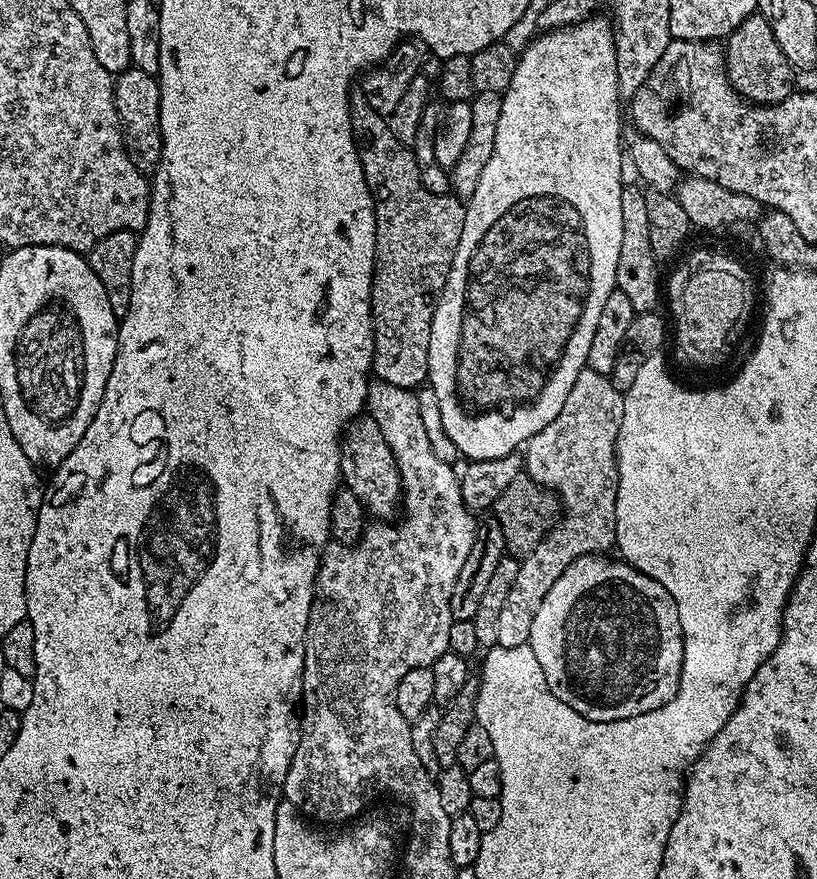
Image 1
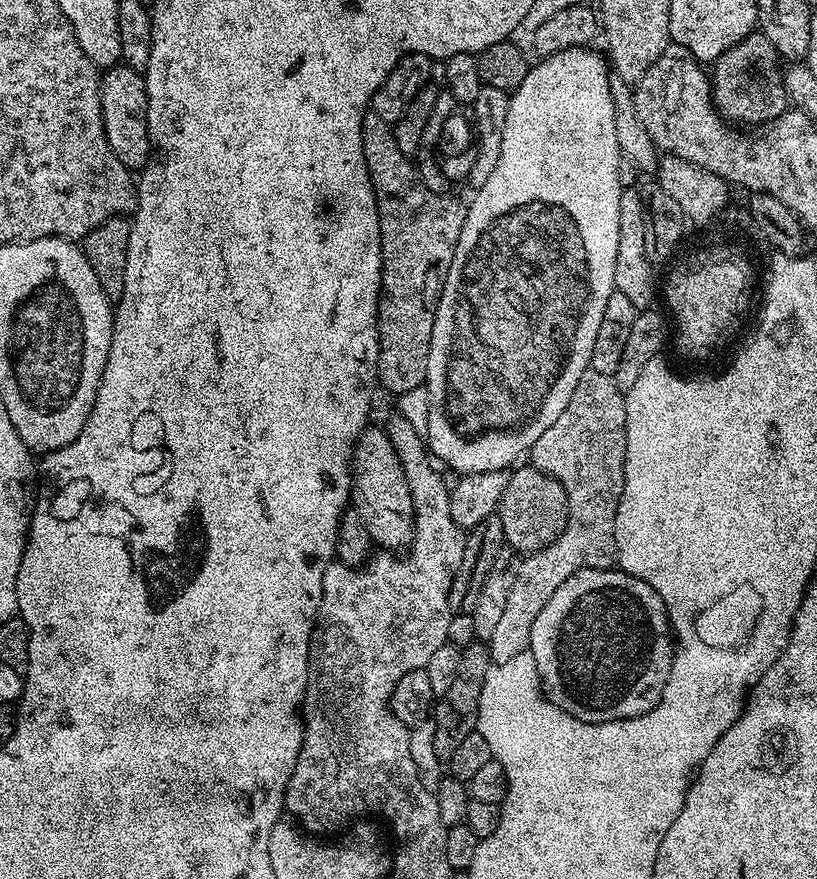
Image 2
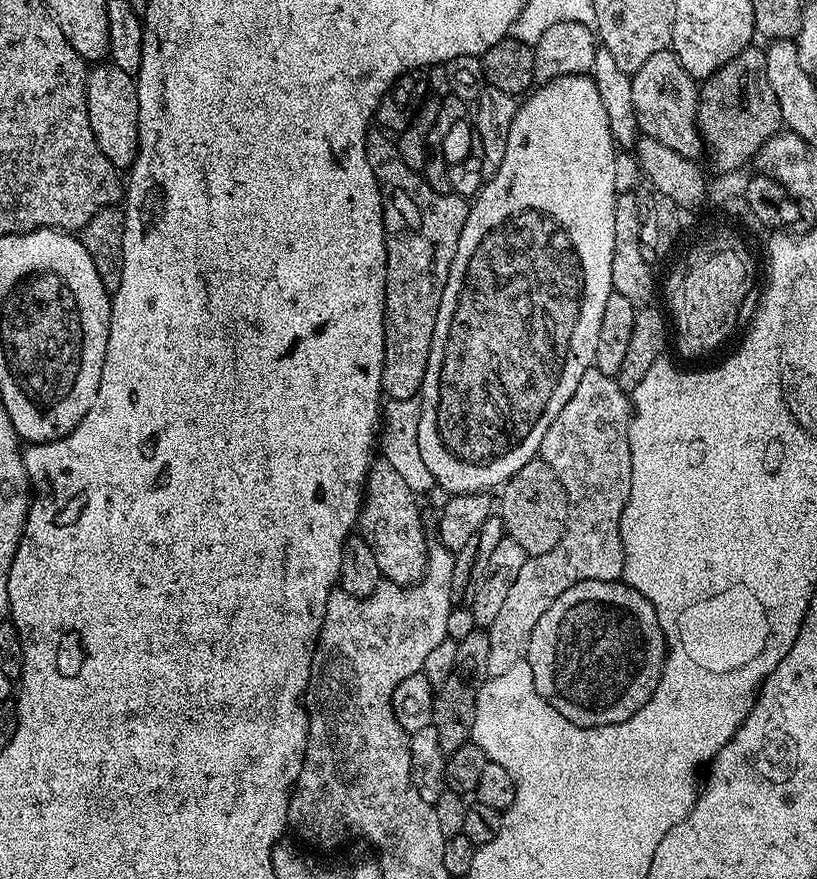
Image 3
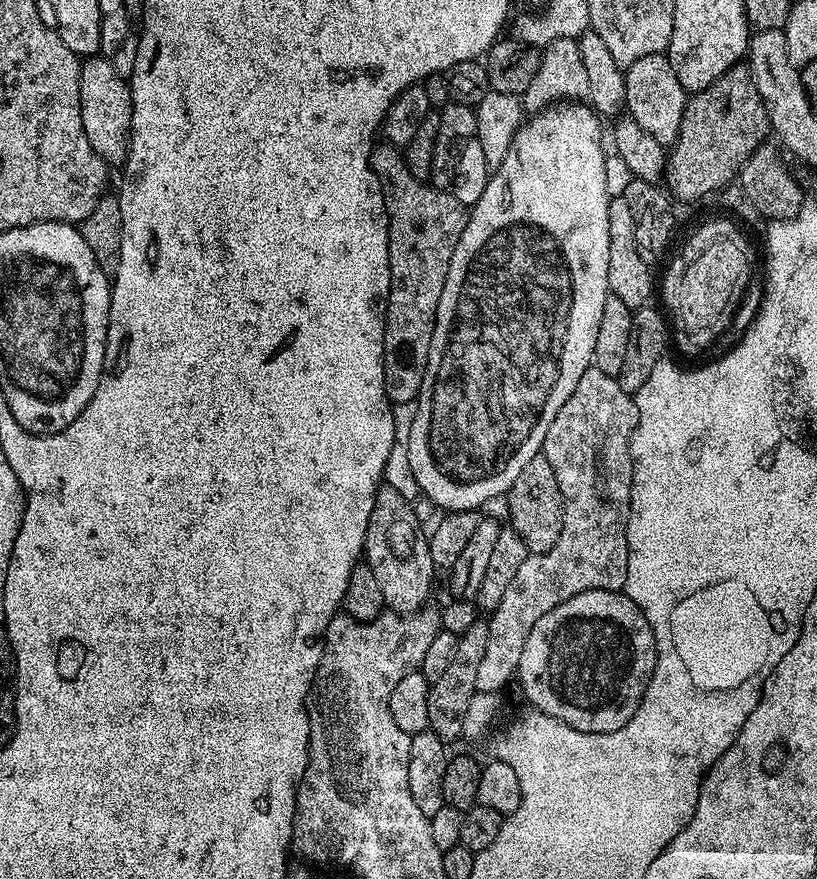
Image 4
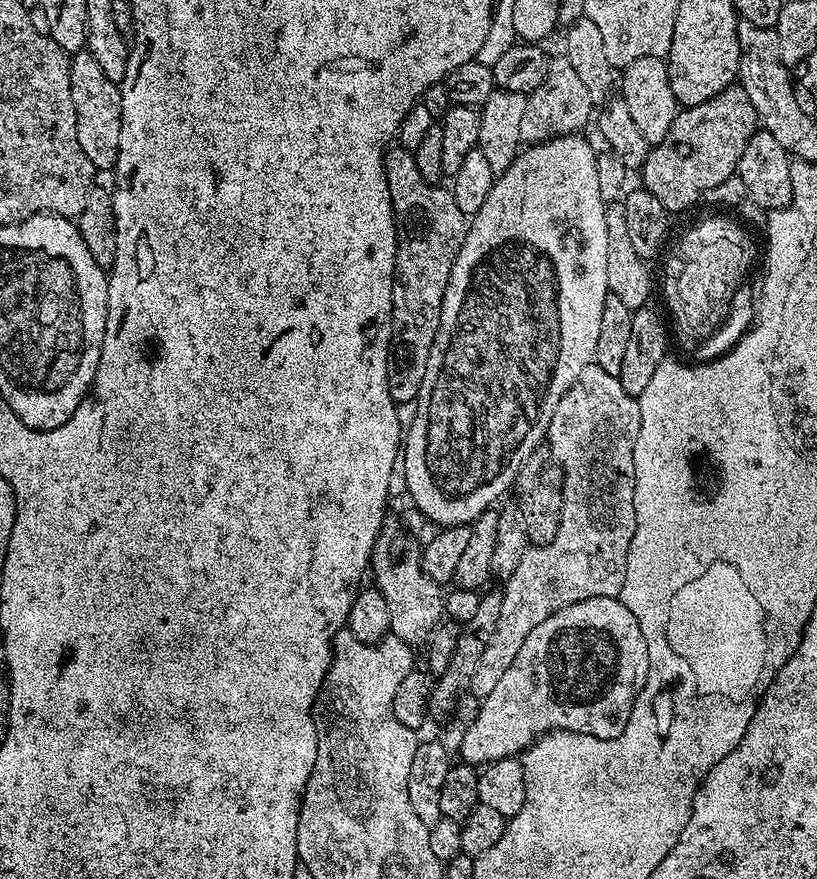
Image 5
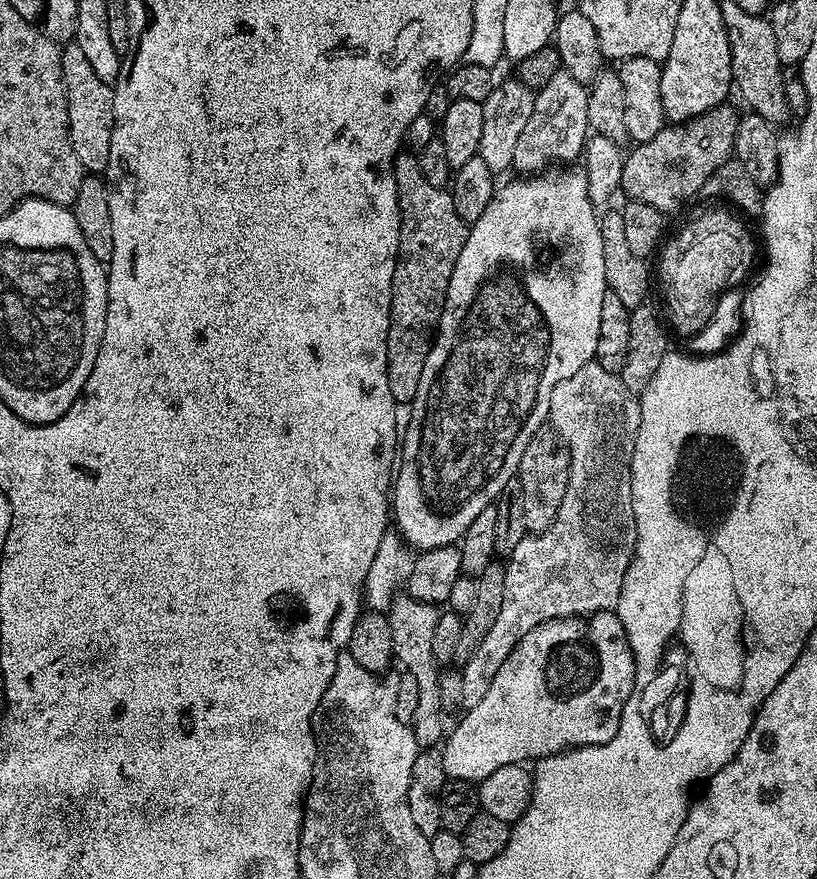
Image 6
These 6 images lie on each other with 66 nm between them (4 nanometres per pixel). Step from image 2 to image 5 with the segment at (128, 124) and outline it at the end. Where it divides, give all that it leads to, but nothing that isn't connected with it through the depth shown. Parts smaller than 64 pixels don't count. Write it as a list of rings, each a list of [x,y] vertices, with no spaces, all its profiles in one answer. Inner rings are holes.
[[[87,50],[71,57],[70,98],[74,98],[74,114],[78,126],[78,146],[97,170],[115,169],[118,158],[118,134],[122,134],[122,98],[120,86],[106,78],[102,66]]]

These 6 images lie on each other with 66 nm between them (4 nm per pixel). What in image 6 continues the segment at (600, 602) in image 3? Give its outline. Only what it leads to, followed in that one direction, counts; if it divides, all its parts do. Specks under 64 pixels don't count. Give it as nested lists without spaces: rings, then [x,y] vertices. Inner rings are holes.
[[[615,611],[542,622],[542,626],[534,626],[530,634],[523,636],[510,658],[502,662],[498,674],[494,674],[494,682],[490,682],[490,690],[482,694],[482,702],[467,709],[456,729],[447,733],[442,744],[442,766],[449,781],[479,782],[507,764],[524,764],[528,760],[539,762],[569,748],[605,744],[618,734],[624,703],[637,688],[636,663],[626,630]]]

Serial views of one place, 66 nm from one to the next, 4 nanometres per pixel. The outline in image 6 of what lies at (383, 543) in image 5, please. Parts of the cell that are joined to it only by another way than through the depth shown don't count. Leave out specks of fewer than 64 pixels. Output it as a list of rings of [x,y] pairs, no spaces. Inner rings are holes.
[[[407,594],[397,595],[387,610],[393,657],[405,667],[405,673],[418,684],[418,705],[412,719],[412,729],[422,748],[435,747],[445,735],[446,727],[440,714],[442,710],[442,686],[440,666],[433,654],[434,629],[438,626],[441,609],[434,604],[424,604]]]

